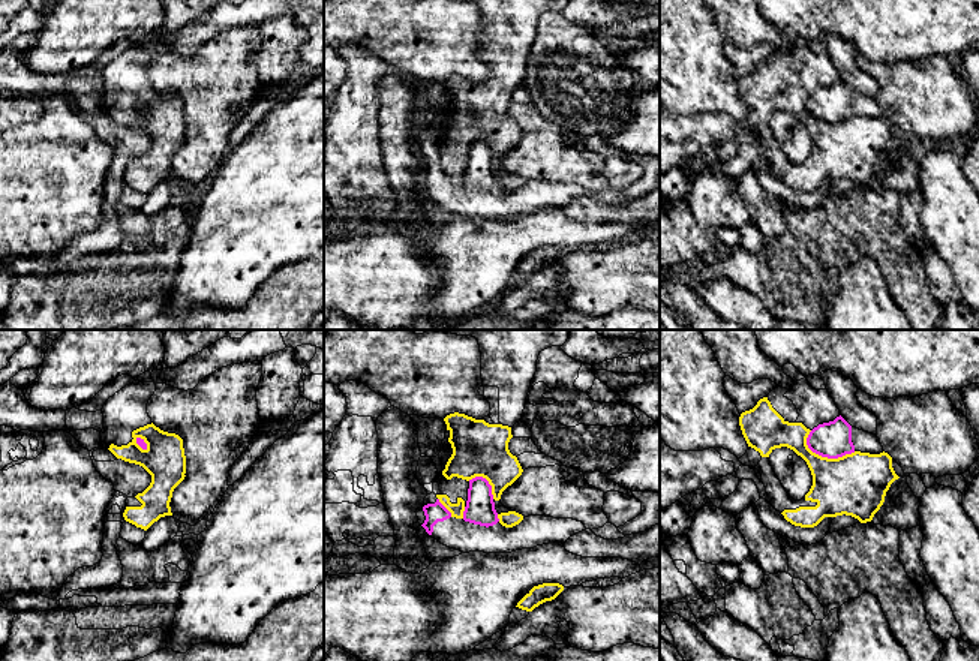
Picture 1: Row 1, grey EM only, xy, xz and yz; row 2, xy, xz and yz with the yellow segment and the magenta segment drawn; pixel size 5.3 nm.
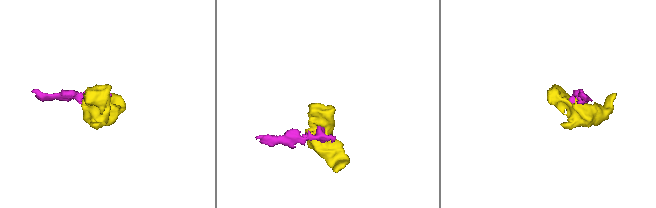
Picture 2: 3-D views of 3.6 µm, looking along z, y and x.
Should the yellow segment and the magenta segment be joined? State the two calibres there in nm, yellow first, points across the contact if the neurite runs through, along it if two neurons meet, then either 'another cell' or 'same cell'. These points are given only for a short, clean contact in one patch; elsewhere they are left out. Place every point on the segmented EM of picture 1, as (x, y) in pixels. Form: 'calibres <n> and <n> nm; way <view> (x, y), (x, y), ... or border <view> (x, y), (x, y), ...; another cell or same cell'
calibres 340 and 200 nm; another cell

